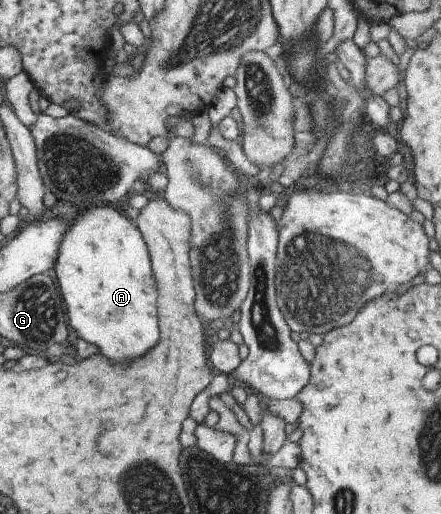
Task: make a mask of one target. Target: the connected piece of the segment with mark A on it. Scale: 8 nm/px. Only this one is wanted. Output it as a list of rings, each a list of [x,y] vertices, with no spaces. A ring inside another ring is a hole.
[[[97,205],[70,220],[59,242],[52,268],[71,329],[77,337],[95,345],[101,355],[121,363],[143,355],[157,341],[156,287],[146,245],[130,218],[119,214],[119,207]]]

